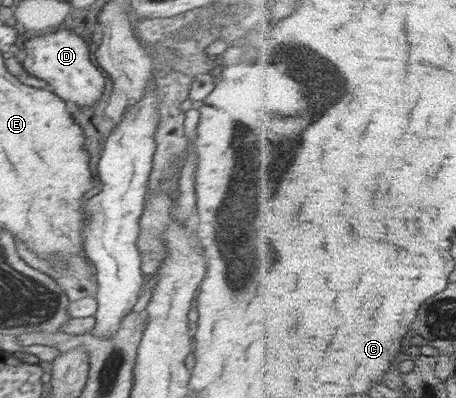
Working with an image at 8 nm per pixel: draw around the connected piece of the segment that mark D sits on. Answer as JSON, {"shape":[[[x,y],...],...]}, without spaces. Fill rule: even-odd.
{"shape":[[[66,30],[56,33],[41,34],[24,43],[26,58],[23,68],[44,83],[48,83],[62,100],[74,102],[76,106],[92,107],[104,92],[105,78],[102,72],[90,61],[89,46],[82,36]]]}

